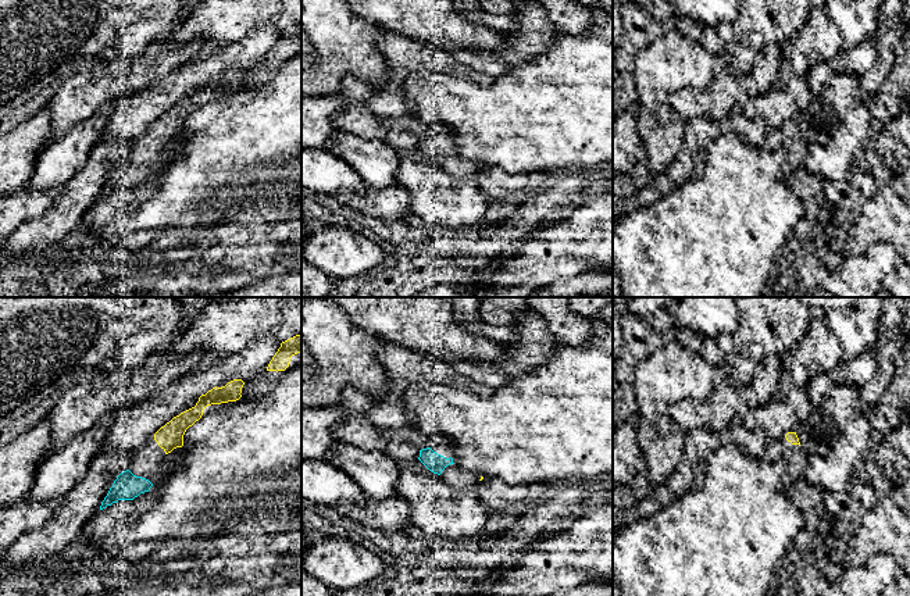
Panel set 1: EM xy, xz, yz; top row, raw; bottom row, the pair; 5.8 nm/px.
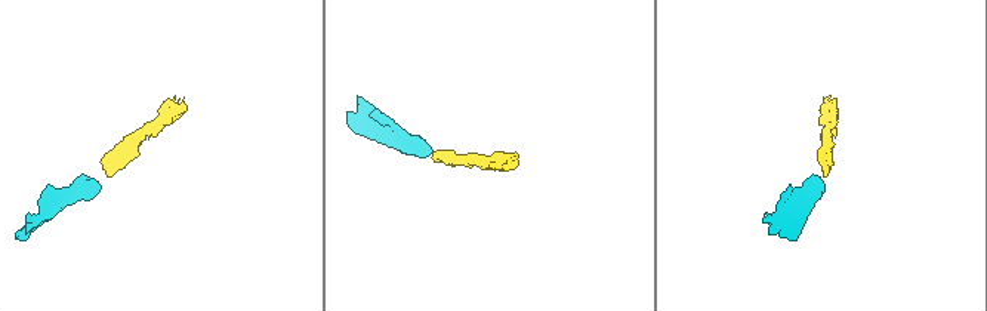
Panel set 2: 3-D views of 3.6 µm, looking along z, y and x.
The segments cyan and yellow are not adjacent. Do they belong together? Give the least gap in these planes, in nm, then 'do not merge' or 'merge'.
180 nm apart; merge

